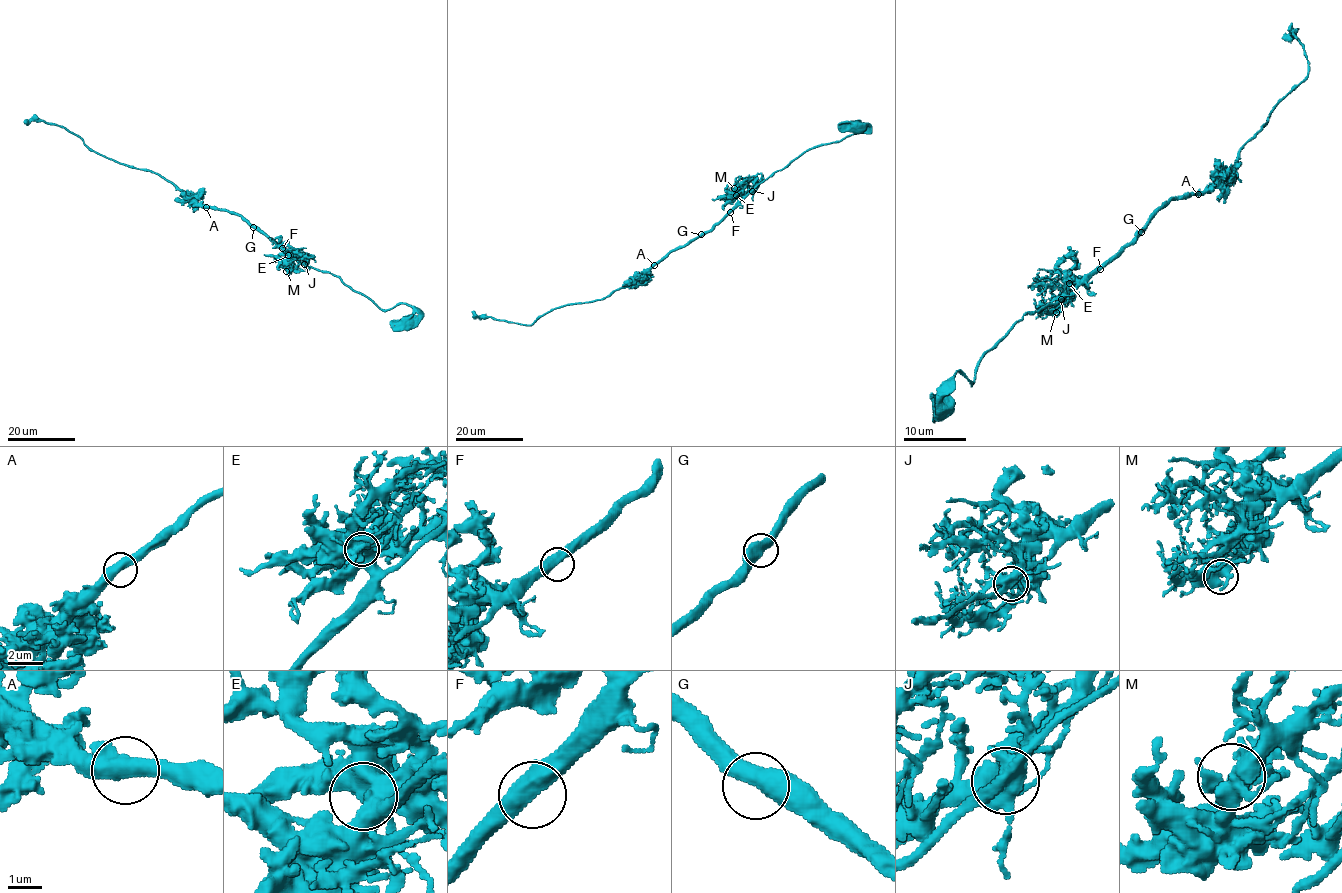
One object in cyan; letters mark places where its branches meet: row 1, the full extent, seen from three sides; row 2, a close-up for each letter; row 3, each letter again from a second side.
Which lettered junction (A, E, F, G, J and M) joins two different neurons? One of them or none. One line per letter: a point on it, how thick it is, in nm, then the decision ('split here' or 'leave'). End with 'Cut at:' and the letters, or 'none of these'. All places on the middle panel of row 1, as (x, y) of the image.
A: place (654, 265); calibre 550 nm; leave
E: place (736, 195); calibre 550 nm; leave
F: place (730, 212); calibre 500 nm; leave
G: place (701, 234); calibre 500 nm; leave
J: place (752, 191); calibre 440 nm; leave
M: place (734, 188); calibre 440 nm; leave
Cut at: none of these

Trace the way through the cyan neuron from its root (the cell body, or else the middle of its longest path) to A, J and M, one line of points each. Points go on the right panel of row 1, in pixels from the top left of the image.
A: (943, 410), (958, 371), (972, 384), (981, 357), (1027, 313), (1075, 290), (1169, 200), (1198, 194)
J: (943, 410), (945, 413), (950, 409), (945, 387), (958, 371), (972, 384), (981, 357), (1027, 313), (1061, 299)
M: (943, 410), (958, 371), (972, 384), (987, 351), (1067, 290), (1056, 312)

